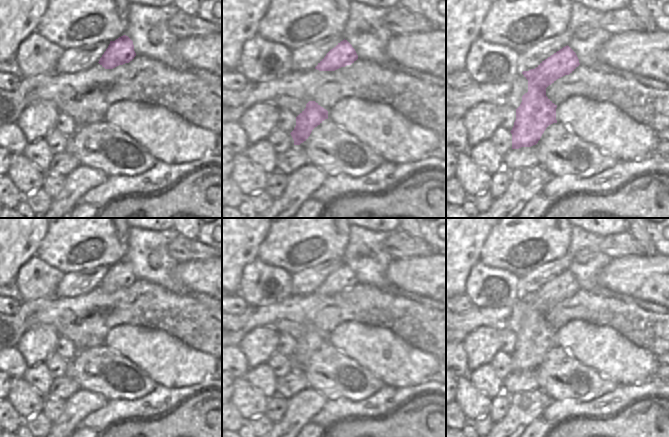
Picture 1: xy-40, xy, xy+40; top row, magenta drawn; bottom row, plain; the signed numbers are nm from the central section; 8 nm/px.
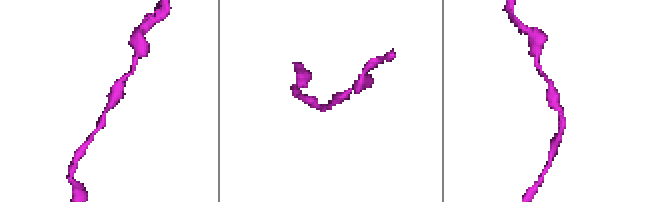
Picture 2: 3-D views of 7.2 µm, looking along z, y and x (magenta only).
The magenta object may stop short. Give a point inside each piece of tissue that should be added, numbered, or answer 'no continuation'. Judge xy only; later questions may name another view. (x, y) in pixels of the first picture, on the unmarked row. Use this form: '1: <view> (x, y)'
no continuation

